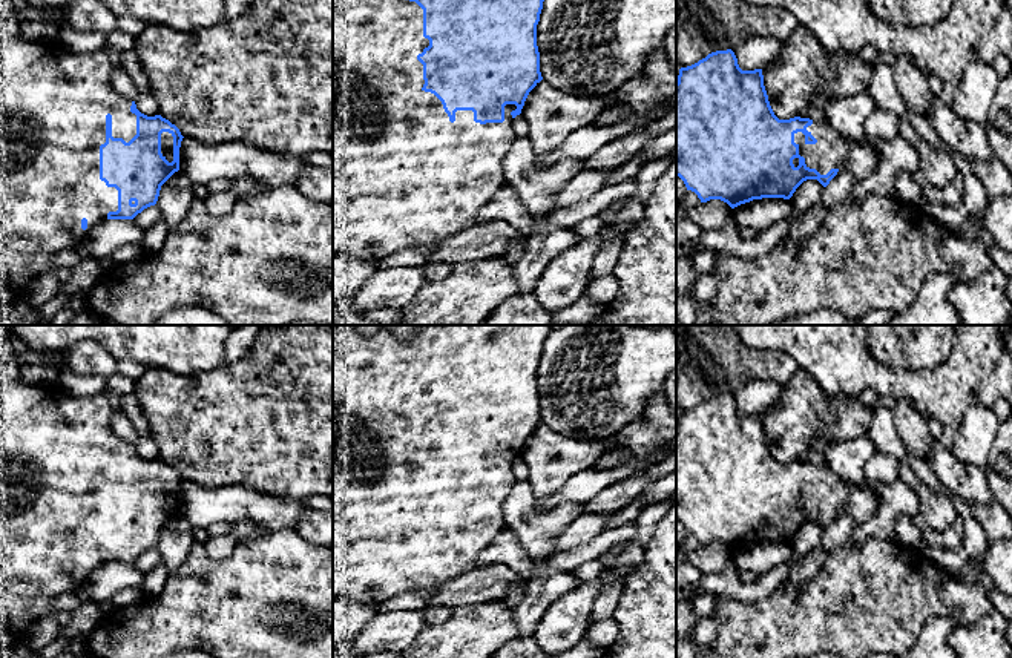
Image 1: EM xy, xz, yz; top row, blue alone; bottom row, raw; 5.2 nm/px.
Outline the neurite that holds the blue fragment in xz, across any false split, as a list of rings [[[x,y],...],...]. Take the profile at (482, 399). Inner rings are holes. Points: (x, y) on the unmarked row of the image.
[[[333,325],[333,597],[351,597],[373,604],[412,589],[440,586],[471,571],[481,551],[506,529],[504,502],[517,482],[512,465],[521,457],[529,436],[543,423],[537,390],[537,368],[540,365],[544,341],[554,327],[555,325],[426,325],[416,336],[400,341],[385,327],[380,327],[371,336],[363,336],[357,328],[350,325]]]

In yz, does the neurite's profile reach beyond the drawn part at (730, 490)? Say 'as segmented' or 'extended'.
extended

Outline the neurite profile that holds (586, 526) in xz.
[[[581,512],[567,529],[555,538],[557,552],[566,552],[584,546],[595,540],[604,531],[609,531],[609,515],[595,512]]]

